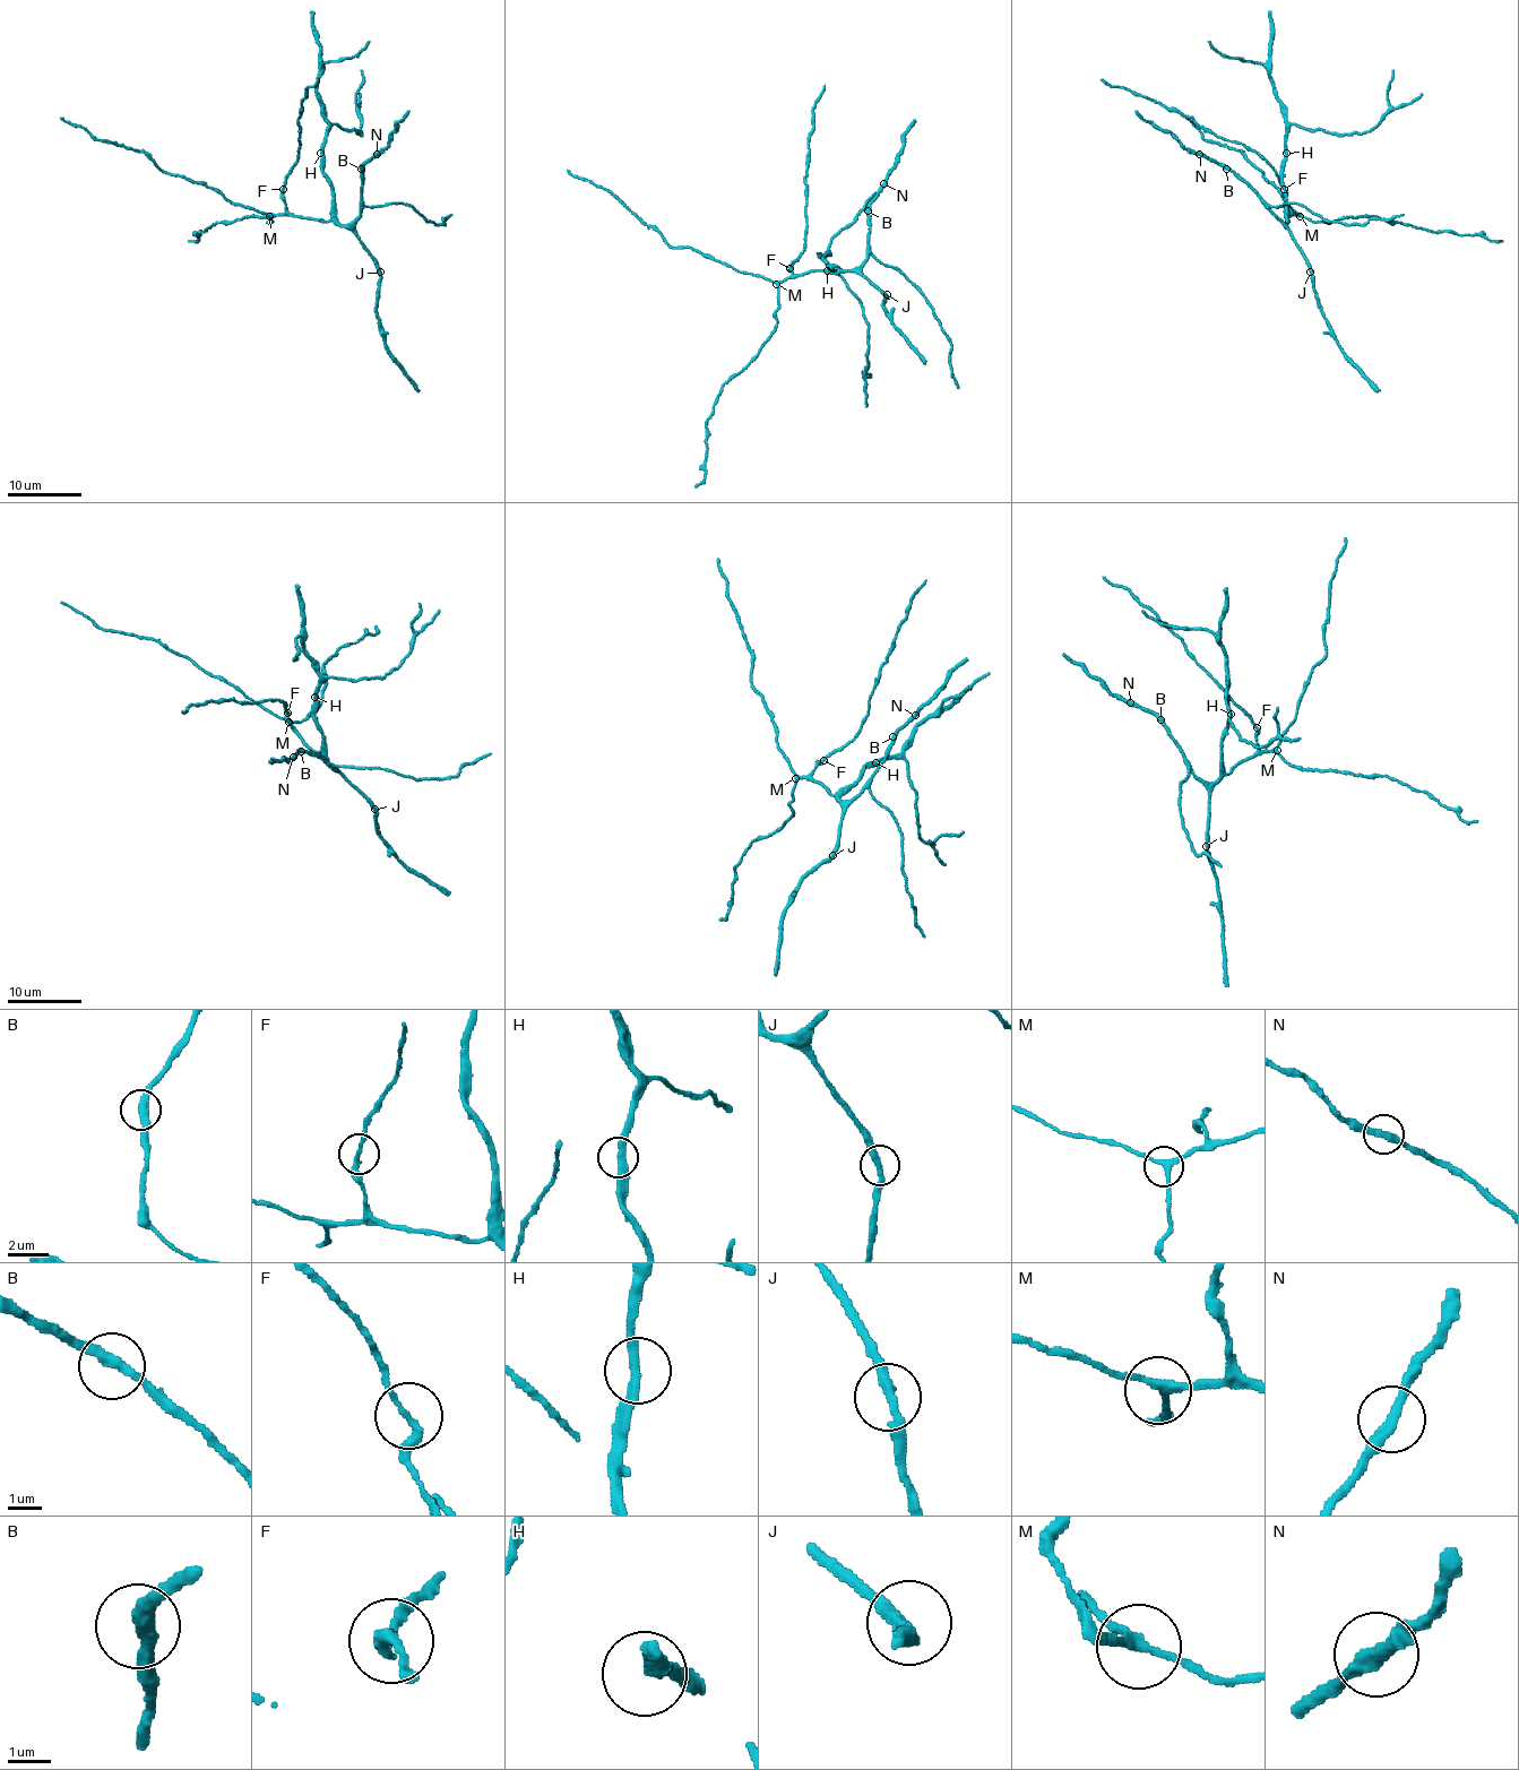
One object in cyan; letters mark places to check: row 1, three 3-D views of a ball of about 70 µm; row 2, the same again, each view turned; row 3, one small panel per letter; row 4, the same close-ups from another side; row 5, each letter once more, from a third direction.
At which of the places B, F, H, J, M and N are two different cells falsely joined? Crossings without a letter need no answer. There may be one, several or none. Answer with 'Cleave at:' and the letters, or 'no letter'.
Cleave at: no letter

